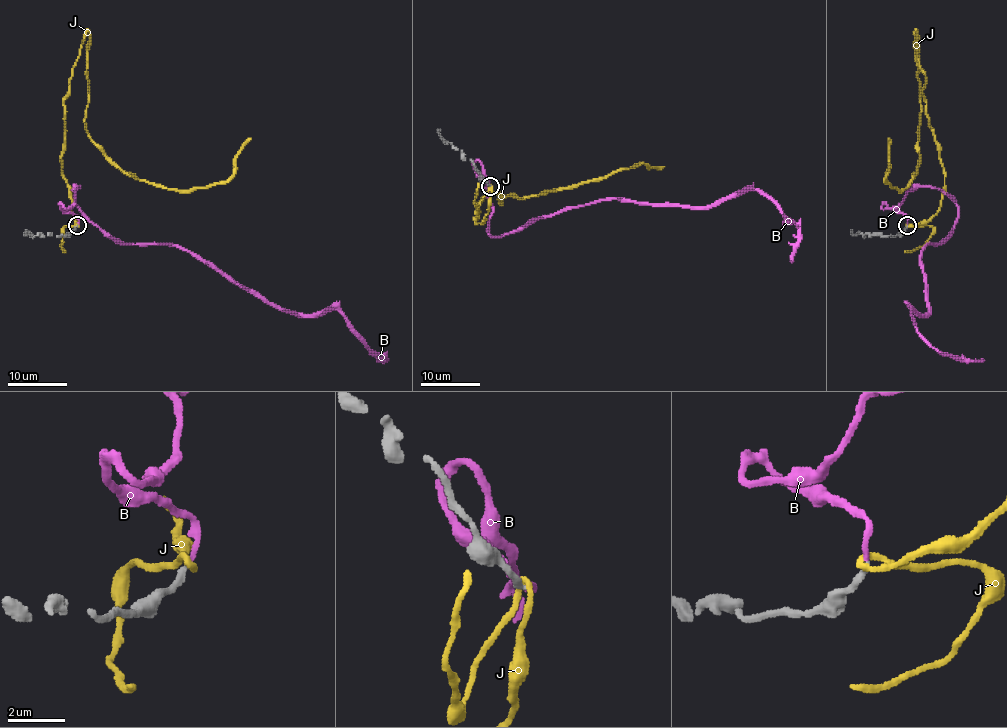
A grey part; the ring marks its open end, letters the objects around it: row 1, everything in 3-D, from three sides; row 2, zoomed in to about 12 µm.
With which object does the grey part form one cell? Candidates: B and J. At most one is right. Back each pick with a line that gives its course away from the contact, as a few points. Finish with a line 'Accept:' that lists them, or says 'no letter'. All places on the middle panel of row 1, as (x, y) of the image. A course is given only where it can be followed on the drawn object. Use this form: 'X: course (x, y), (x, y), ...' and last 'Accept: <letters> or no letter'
B: course (491, 185), (483, 177), (492, 236), (603, 200), (698, 206), (757, 190), (796, 226), (791, 263)
Accept: B

